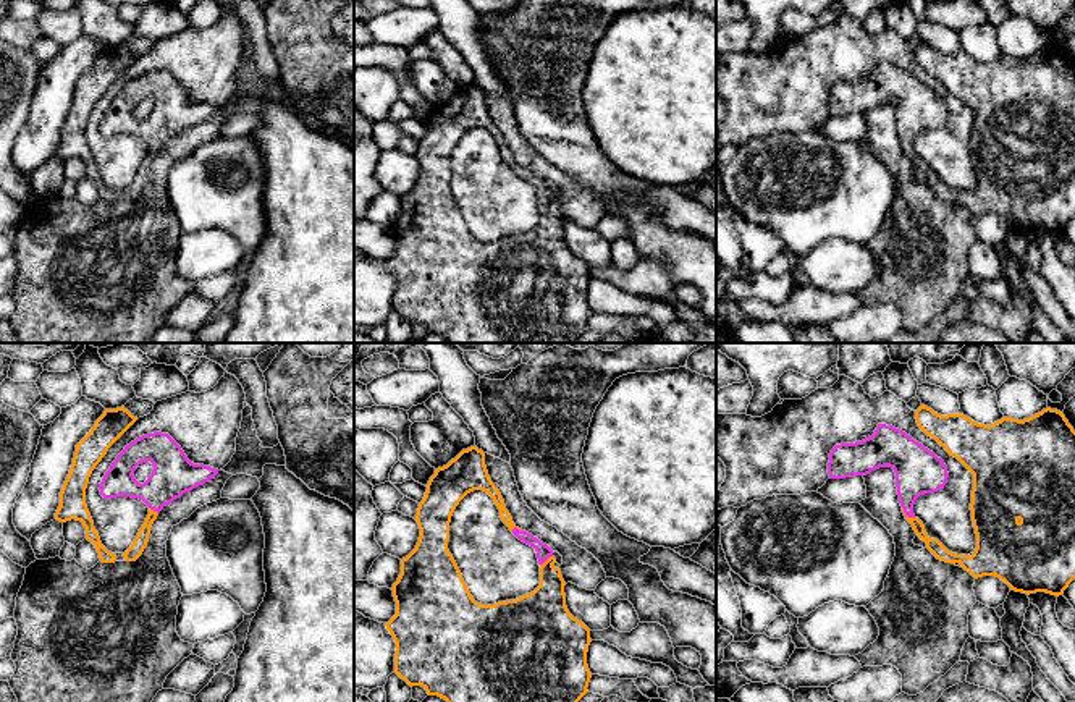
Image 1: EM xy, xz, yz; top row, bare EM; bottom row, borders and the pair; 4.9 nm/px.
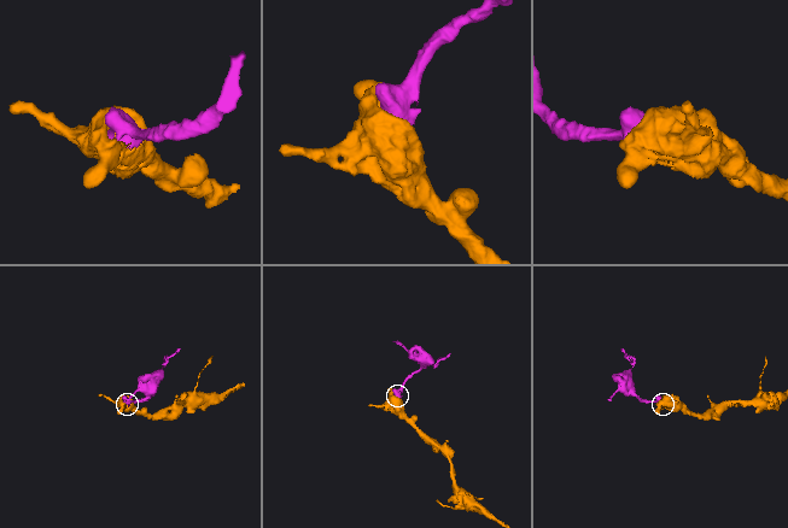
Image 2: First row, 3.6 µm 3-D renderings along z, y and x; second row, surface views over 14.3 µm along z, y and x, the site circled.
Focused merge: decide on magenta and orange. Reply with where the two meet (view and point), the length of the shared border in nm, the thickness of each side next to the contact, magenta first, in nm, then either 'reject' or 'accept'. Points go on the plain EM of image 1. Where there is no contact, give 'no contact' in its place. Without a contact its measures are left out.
yz (907, 152) | 90 nm | 240/70 nm | accept

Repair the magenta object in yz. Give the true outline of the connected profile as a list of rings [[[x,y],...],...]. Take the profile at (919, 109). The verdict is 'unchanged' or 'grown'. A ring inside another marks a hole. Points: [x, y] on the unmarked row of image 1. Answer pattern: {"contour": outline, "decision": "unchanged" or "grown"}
{"contour": [[[921,42],[915,57],[928,74],[973,112],[970,147],[976,186],[972,194],[952,191],[938,176],[930,176],[913,152],[917,136],[944,126],[949,110],[941,95],[905,70],[878,61],[871,74],[836,82],[829,91],[829,115],[866,113],[892,105],[902,150],[938,197],[959,201],[975,217],[996,214],[1015,230],[1062,233],[1075,217],[1075,68],[1064,50],[1046,45],[1023,58],[1002,55],[984,63],[960,50],[941,53]]], "decision": "grown"}

